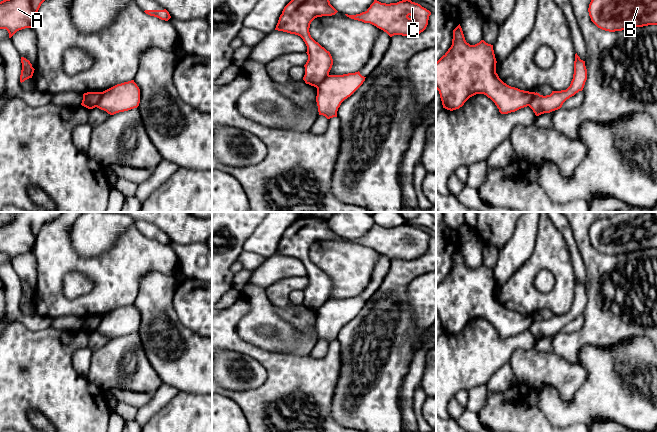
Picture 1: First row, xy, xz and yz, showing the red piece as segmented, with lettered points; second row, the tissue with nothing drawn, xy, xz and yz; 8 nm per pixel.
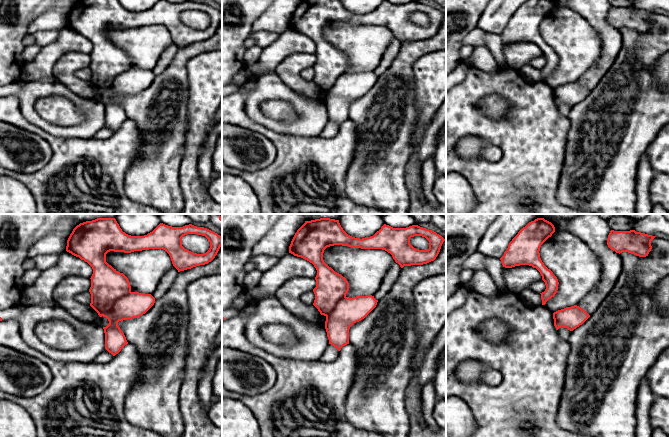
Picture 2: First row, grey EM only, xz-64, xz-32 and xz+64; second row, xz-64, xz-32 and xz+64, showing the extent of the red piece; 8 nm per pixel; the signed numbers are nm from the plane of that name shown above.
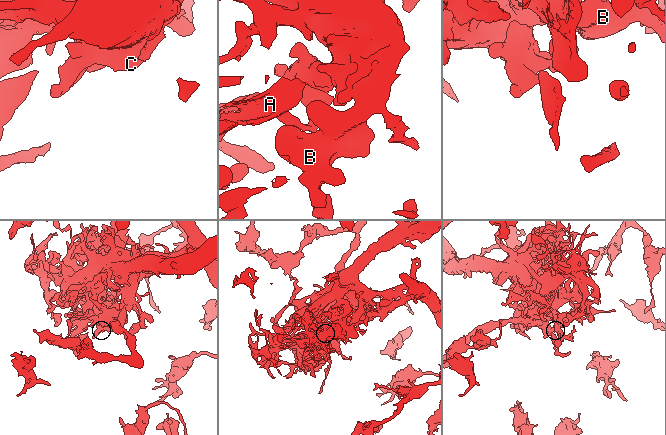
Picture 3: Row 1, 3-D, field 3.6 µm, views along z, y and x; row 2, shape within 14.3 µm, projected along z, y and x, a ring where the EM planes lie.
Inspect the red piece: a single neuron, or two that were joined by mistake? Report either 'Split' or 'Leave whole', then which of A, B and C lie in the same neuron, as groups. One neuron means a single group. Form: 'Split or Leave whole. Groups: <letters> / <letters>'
Split. Groups: A B / C

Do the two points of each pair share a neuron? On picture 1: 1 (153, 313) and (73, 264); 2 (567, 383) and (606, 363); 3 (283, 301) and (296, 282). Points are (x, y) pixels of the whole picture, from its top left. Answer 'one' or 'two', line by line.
1: two
2: two
3: one

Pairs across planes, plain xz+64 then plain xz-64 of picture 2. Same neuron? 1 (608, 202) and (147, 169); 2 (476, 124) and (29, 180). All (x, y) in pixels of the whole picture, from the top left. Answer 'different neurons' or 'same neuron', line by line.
1: same neuron
2: same neuron

